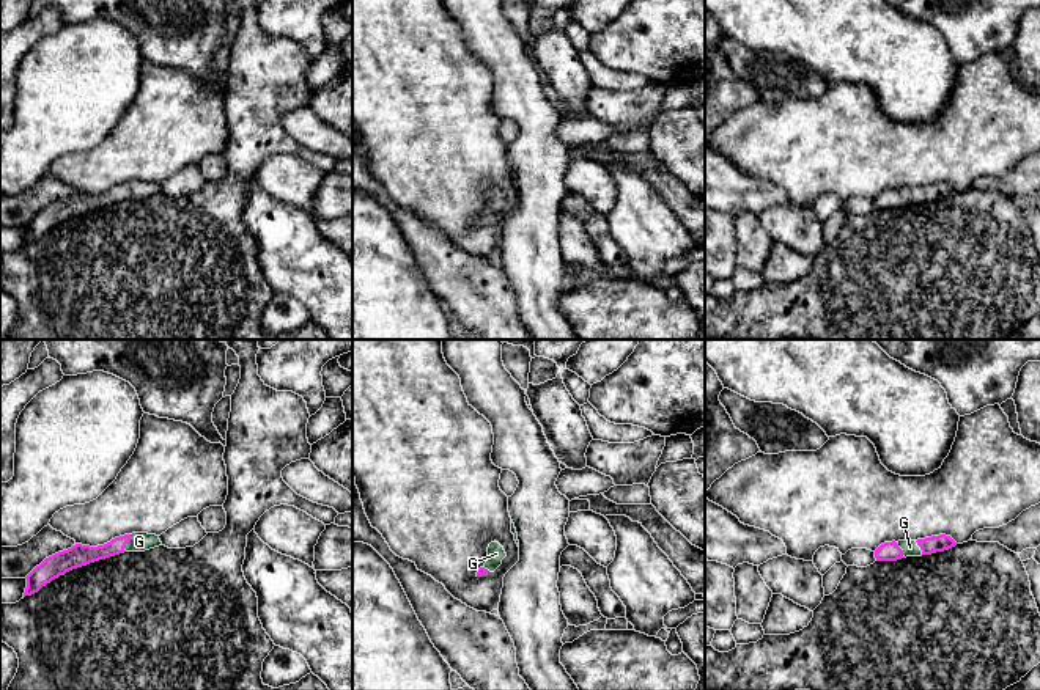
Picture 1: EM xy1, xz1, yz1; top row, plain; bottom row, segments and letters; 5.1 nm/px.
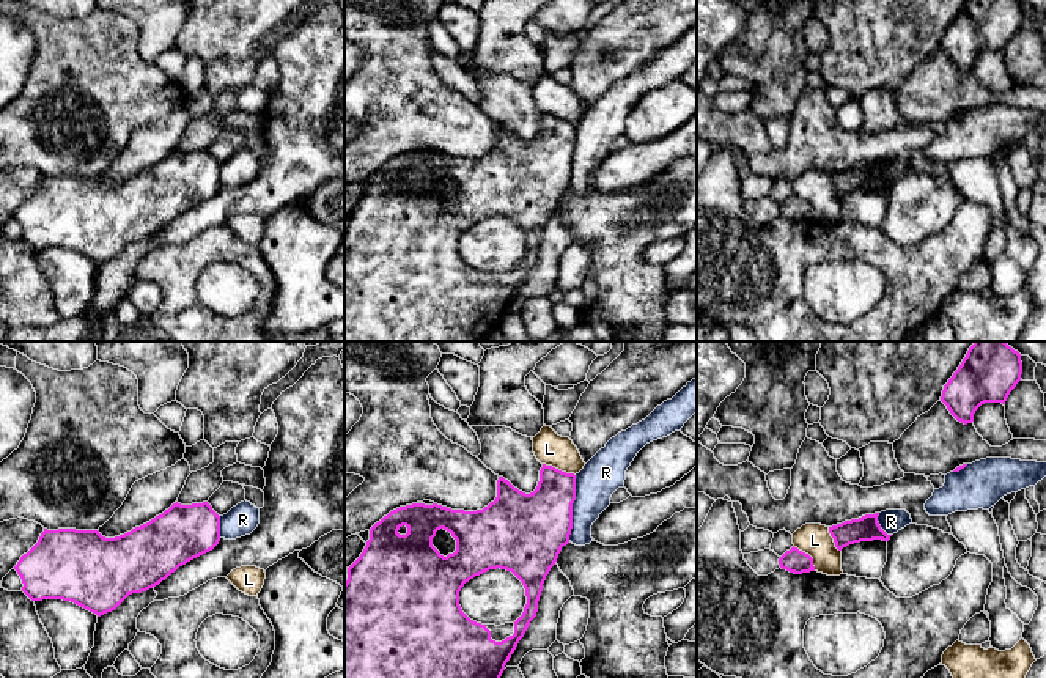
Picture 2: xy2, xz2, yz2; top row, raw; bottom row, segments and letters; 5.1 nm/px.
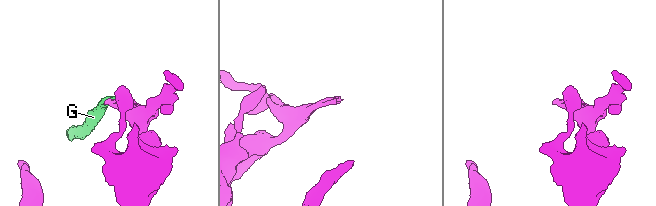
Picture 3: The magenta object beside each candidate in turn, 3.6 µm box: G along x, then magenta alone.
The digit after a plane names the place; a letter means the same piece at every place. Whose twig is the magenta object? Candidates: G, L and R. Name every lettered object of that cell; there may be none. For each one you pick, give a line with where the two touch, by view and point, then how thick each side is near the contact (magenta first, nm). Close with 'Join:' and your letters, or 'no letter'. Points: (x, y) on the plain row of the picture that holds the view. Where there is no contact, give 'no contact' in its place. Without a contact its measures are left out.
G: contact xy1 (128, 190); calibres 110 and 100 nm
Join: G

